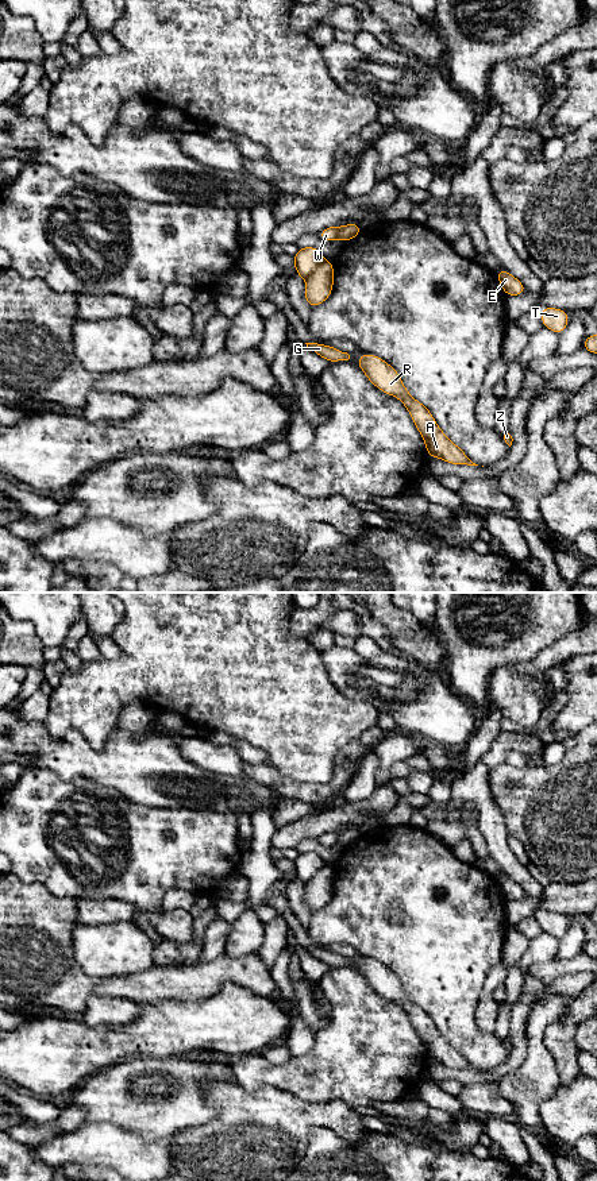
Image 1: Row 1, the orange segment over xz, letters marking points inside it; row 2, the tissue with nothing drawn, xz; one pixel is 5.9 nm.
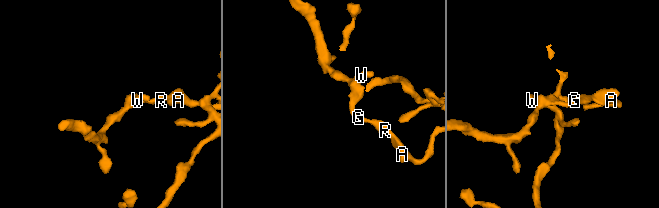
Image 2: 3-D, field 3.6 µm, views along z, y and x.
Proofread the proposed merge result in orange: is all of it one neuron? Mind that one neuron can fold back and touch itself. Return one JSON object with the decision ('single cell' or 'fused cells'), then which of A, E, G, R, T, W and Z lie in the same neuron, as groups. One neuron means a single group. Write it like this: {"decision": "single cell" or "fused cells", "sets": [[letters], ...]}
{"decision": "fused cells", "sets": [["A", "E", "G", "R", "T", "Z"], ["W"]]}

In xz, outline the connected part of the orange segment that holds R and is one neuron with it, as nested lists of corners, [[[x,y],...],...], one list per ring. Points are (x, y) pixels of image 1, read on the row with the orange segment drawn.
[[[363,354],[358,358],[357,364],[377,389],[401,400],[424,439],[428,458],[440,458],[457,466],[478,466],[440,431],[431,412],[408,393],[398,373],[384,359]]]

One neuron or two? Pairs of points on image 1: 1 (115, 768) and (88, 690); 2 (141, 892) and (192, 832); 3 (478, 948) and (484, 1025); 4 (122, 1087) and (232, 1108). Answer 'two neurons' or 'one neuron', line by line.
1: two neurons
2: one neuron
3: two neurons
4: two neurons

